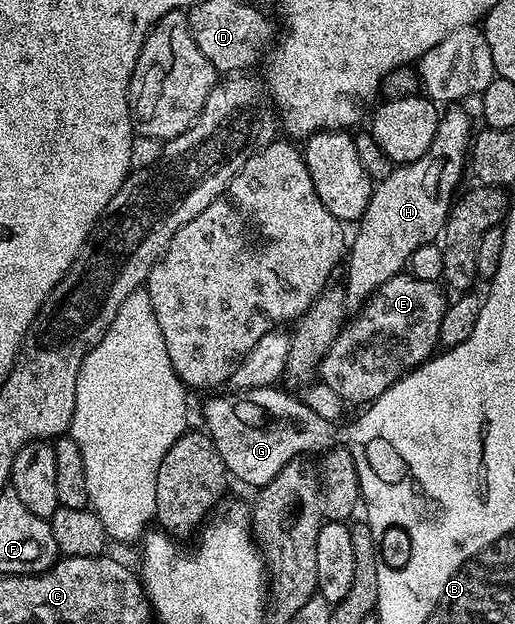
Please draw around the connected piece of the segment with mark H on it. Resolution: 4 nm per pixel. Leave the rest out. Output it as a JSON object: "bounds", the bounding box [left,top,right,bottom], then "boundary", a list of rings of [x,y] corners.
{"bounds":[344,108,472,312],"boundary":[[[450,108],[441,115],[436,128],[436,136],[432,136],[432,144],[420,160],[403,162],[395,165],[388,177],[377,183],[371,189],[368,208],[358,219],[356,229],[352,234],[352,241],[348,246],[348,253],[344,258],[344,270],[346,266],[346,291],[347,311],[357,312],[362,309],[364,303],[370,299],[378,289],[388,280],[392,280],[398,274],[403,273],[410,265],[412,252],[421,246],[429,246],[441,235],[445,228],[446,218],[450,214],[452,201],[456,193],[454,189],[462,182],[462,169],[468,166],[468,149],[472,144],[472,129],[470,130],[470,118],[462,108]]]}

